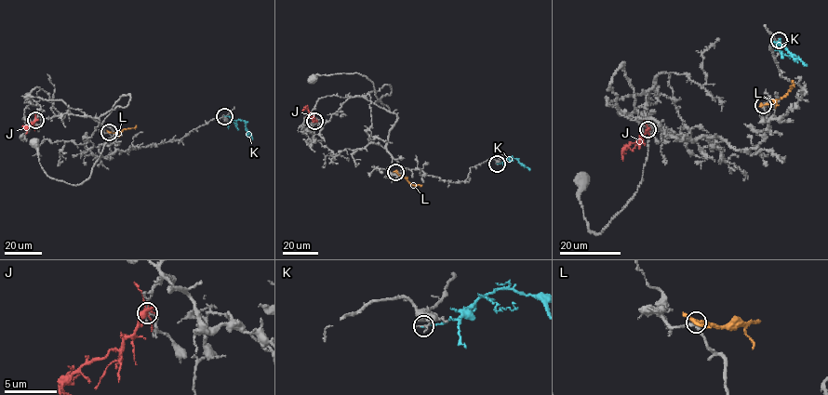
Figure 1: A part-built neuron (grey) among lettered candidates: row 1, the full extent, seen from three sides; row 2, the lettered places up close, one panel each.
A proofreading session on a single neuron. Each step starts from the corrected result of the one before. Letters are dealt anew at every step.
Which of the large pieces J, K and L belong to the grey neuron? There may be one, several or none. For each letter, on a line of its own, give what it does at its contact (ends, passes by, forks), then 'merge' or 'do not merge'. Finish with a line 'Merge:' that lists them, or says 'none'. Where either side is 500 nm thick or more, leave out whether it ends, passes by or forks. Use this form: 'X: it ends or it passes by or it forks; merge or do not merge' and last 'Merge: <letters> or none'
J: it forks; do not merge
K: it ends; do not merge
L: it forks; do not merge
Merge: none

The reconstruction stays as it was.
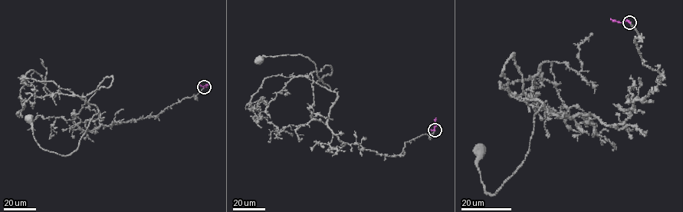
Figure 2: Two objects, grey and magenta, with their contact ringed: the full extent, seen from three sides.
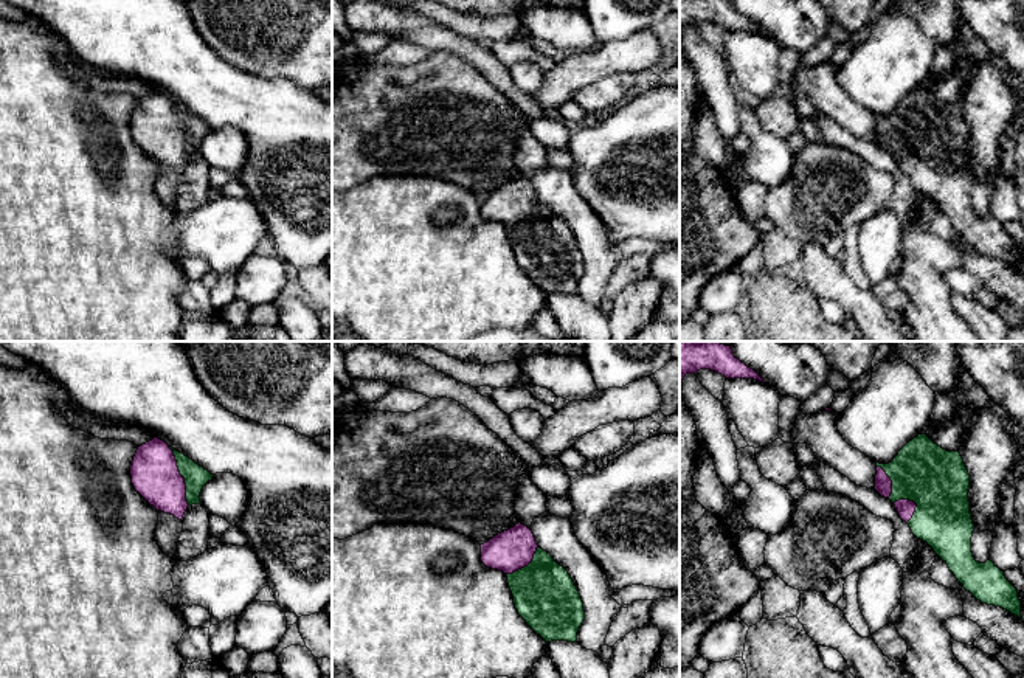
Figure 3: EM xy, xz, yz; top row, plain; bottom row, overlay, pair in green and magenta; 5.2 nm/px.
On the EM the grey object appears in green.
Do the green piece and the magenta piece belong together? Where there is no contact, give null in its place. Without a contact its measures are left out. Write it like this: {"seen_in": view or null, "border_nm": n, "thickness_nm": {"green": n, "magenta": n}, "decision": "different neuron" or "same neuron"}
{"seen_in": "xy", "border_nm": 320, "thickness_nm": {"green": 120, "magenta": 240}, "decision": "same neuron"}

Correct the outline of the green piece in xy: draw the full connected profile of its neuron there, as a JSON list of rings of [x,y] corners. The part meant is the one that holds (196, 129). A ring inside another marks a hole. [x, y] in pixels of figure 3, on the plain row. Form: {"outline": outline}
{"outline": [[[154,90],[138,99],[130,129],[135,143],[150,158],[183,172],[186,161],[200,155],[200,144],[214,127]]]}

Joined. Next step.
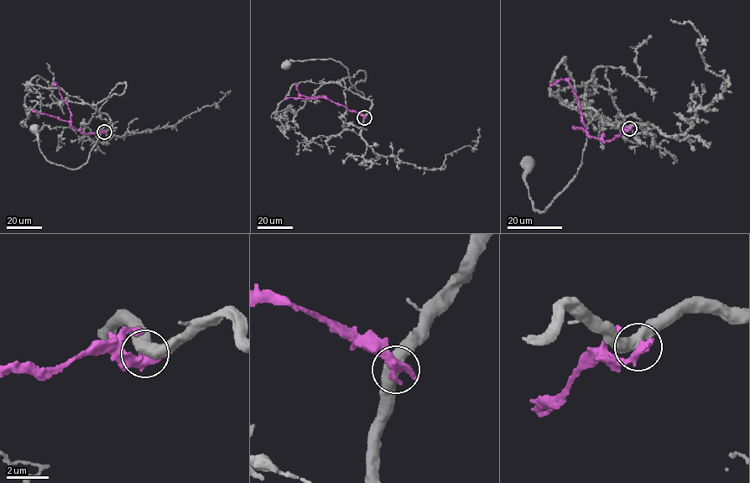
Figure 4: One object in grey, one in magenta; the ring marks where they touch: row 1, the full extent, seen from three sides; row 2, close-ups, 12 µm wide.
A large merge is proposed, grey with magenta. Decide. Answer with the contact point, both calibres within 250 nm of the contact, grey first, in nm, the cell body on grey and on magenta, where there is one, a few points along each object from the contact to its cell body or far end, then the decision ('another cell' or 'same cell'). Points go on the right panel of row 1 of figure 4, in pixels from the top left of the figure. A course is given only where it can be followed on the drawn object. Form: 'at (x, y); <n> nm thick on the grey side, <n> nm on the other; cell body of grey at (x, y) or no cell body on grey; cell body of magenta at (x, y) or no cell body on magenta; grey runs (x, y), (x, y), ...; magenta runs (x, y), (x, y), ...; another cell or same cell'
at (629, 128); 500 nm thick on the grey side, 480 nm on the other; cell body of grey at (528, 163); no cell body on magenta; grey runs (629, 128), (604, 125), (595, 116), (577, 173), (539, 212), (525, 182), (529, 164); magenta runs (629, 128), (604, 142), (591, 137), (569, 81), (560, 79), (549, 83); another cell

